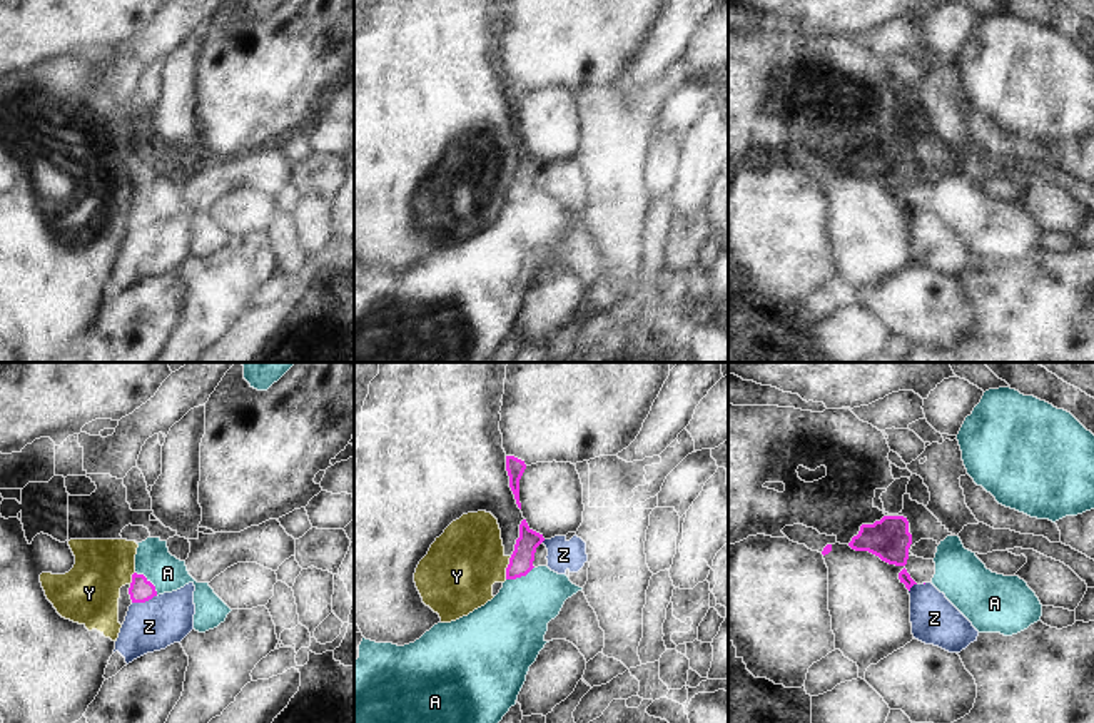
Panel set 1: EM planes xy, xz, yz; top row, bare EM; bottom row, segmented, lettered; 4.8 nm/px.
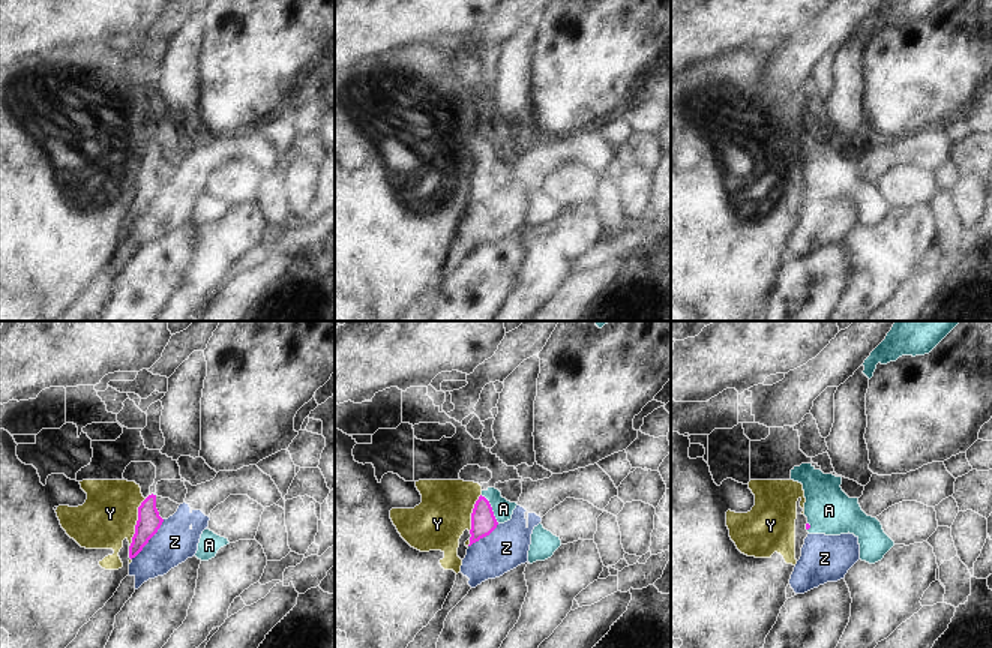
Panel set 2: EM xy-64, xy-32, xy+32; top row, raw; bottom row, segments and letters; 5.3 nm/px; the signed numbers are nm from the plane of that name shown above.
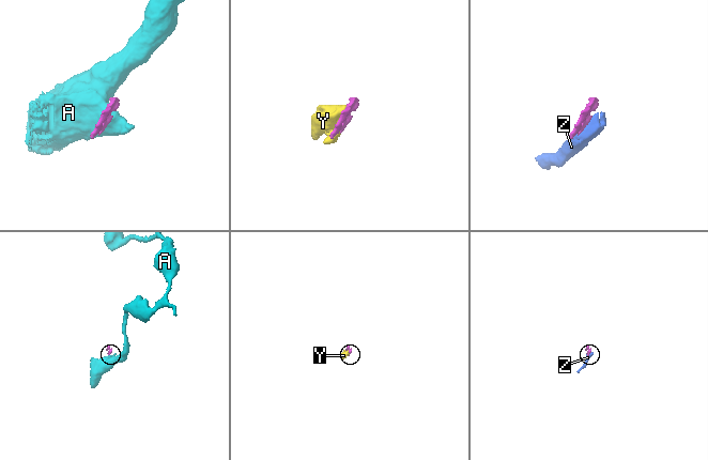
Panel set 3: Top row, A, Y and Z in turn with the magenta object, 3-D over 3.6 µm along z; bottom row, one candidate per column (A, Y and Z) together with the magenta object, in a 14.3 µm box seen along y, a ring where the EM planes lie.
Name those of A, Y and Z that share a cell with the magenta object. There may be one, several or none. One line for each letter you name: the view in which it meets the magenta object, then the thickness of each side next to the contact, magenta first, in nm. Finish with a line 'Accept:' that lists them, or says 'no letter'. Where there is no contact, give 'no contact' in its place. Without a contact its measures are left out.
A: xy | 120/170 nm
Accept: A

